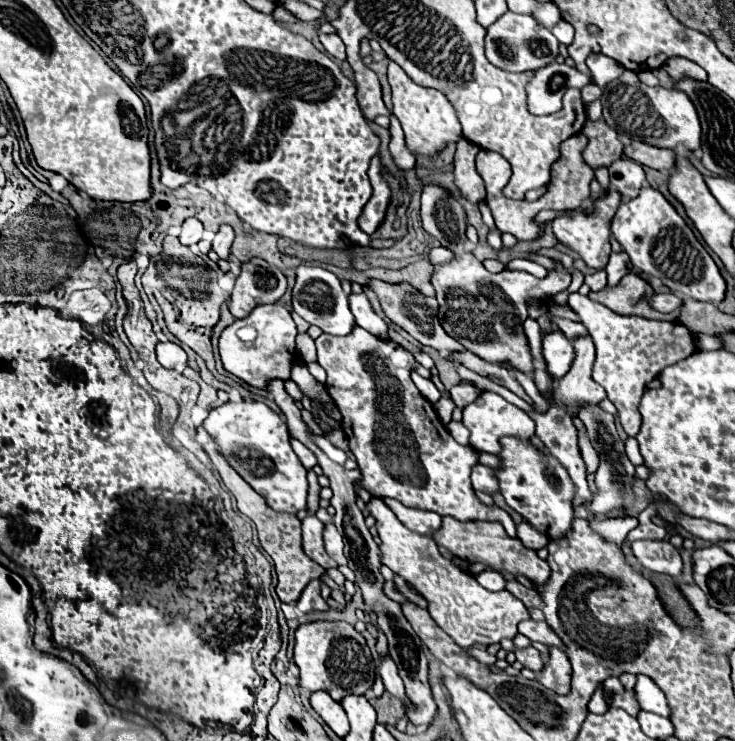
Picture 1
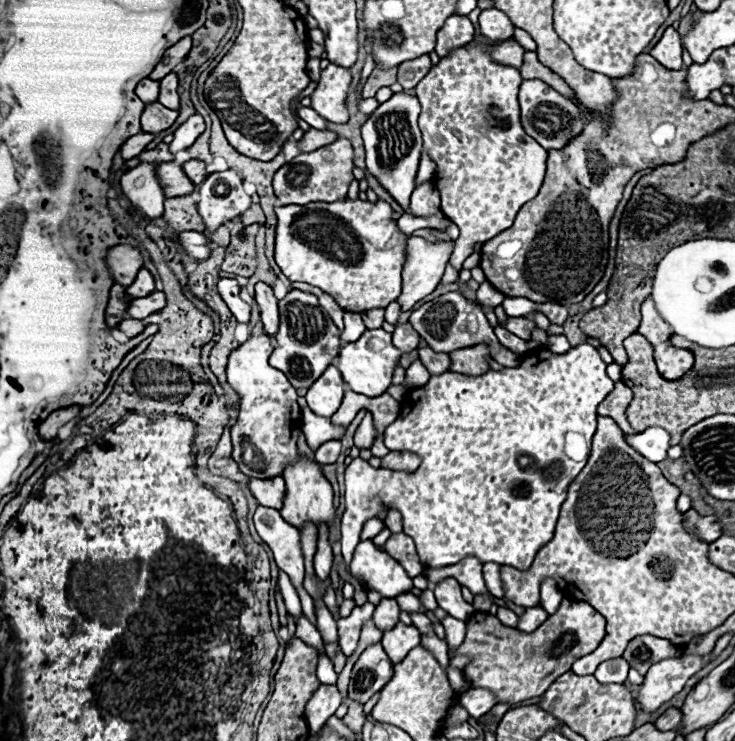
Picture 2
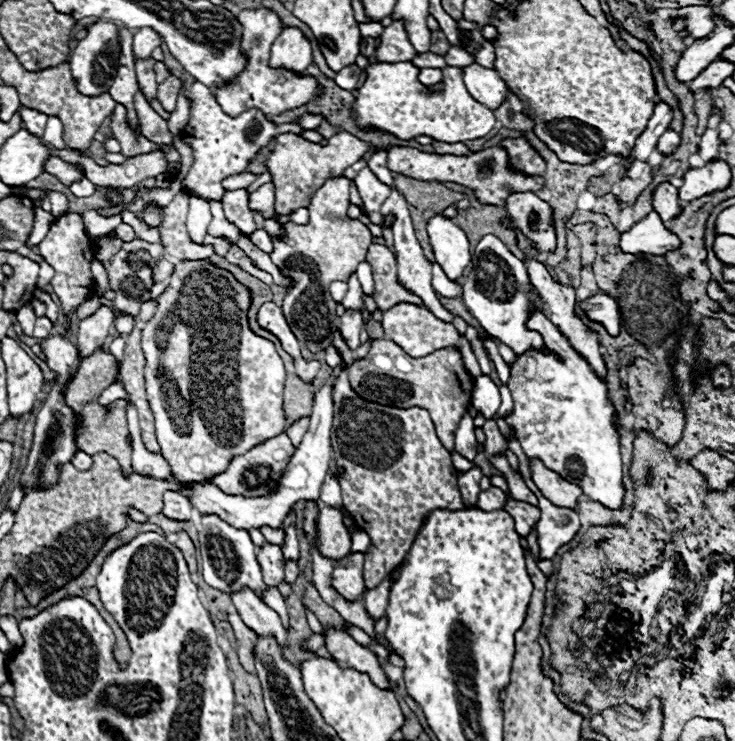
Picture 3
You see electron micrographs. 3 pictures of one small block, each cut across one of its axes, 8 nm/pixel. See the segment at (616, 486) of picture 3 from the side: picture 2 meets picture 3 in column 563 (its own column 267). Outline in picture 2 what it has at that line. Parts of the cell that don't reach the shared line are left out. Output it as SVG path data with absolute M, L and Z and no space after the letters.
M262 330L258 336L250 336L238 348L234 348L226 366L228 386L234 388L240 396L238 418L236 424L230 426L230 438L234 444L232 458L236 460L240 472L256 478L282 476L286 462L298 456L296 430L302 424L300 406L296 402L298 394L288 378L268 364L268 356L274 350L274 344L274 338Z

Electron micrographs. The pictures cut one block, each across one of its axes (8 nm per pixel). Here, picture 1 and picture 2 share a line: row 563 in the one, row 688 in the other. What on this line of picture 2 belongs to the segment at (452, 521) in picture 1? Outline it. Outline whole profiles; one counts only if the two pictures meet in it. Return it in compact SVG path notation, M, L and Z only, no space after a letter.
M562 600L556 614L550 614L534 632L520 632L500 624L496 616L474 612L466 620L466 638L452 656L462 654L470 658L462 668L468 688L490 690L498 704L514 706L522 700L544 694L558 676L570 670L574 660L592 652L606 632L604 626L602 616L582 600Z

